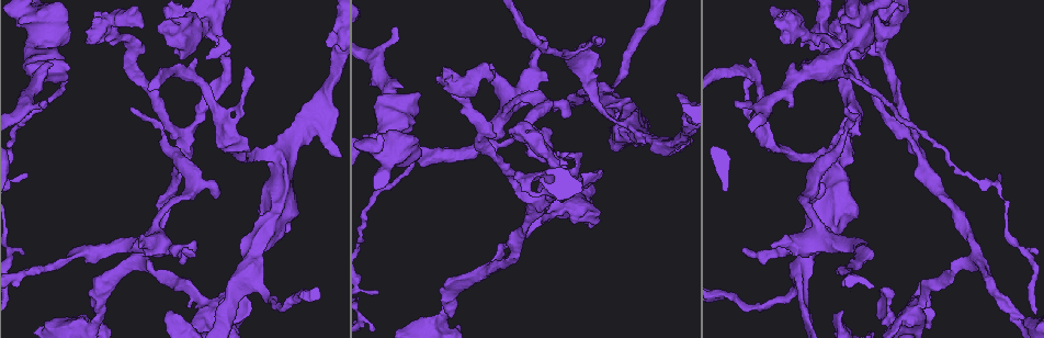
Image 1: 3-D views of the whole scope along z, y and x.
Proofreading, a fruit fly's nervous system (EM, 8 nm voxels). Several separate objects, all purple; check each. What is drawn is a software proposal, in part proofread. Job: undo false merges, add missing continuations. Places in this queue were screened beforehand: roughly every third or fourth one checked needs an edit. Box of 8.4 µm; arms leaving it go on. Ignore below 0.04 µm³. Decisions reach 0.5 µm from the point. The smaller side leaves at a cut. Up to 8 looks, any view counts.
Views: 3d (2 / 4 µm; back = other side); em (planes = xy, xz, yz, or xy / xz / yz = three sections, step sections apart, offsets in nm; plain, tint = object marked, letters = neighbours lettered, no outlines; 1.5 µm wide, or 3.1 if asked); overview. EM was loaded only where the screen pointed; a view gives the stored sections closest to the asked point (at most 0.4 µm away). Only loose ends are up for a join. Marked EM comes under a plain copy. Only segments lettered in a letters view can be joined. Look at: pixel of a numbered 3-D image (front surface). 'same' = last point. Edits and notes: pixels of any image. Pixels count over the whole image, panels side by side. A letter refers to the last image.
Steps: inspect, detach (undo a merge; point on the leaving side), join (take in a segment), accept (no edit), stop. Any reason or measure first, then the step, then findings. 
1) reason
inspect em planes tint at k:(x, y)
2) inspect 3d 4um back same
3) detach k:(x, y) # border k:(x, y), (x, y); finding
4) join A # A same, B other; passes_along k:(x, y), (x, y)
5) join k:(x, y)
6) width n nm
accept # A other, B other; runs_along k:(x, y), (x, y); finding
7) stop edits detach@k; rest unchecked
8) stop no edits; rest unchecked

long arm stops here
inspect 3d 2um back at 1:(376, 293)

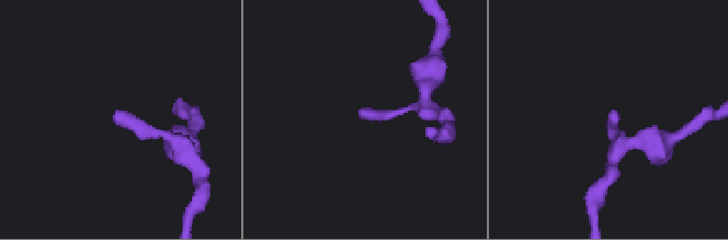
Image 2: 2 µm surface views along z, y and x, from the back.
now the EM
inspect em yz step 8 letters at 2:(614, 126)

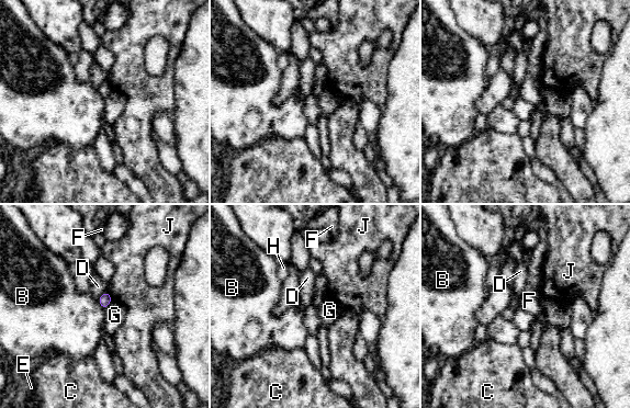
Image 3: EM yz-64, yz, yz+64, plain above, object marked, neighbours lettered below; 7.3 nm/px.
width 90 nm
accept # B other, C other, D other, E other, F other, G other, H other, J other; border 3:(97, 301), (103, 309); no lettered segment goes on from it

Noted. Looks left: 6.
free end
inspect 3d 4um back at 1:(184, 250)

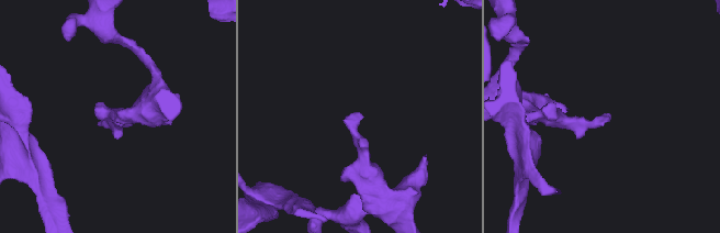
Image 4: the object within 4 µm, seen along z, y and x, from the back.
need the tissue
inspect em planes tint at 4:(362, 115)

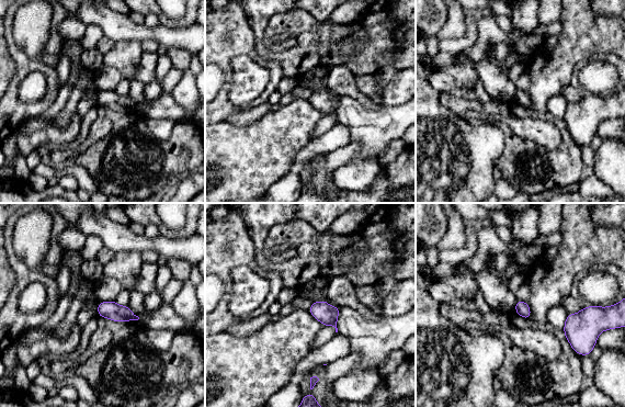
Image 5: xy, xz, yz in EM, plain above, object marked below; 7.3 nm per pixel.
inspect em planes letters same

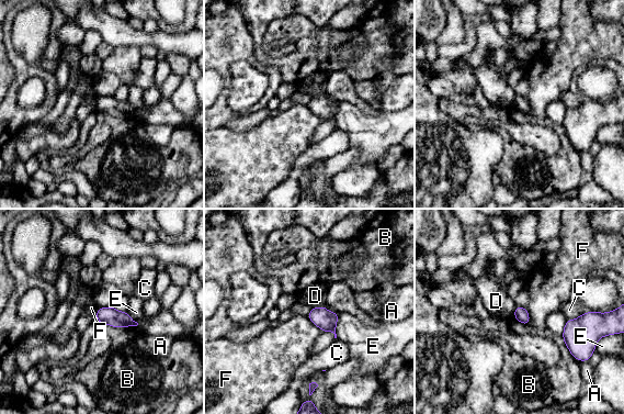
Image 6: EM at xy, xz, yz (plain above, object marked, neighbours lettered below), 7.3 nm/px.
accept # A other, B other, C other, D other, E other, F other; border 6:(306, 316), (324, 332); no lettered segment goes on from it

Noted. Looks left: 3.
branch stops here
inspect 3d 4um back at 1:(88, 39)

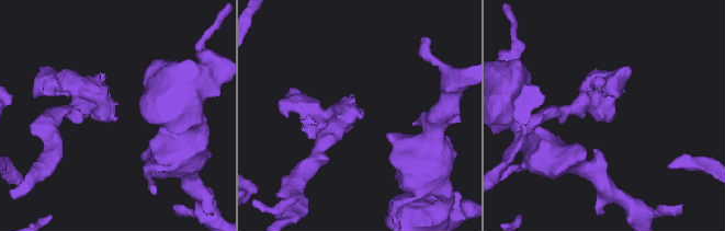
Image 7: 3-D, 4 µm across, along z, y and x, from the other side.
arm_widths 240, 340 nm
inspect em xy step 4 letters at 7:(598, 116)

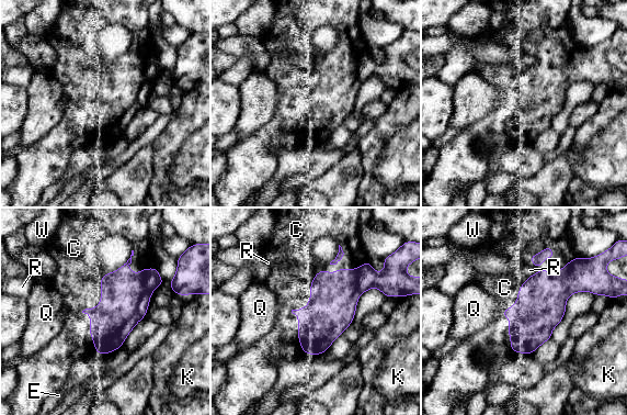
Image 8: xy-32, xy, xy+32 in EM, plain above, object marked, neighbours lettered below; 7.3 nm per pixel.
width 260 nm
join C # C same, E other, K other, Q other, R other, W other; the neuron continues

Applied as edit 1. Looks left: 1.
stop edits join@8; rest unchecked

